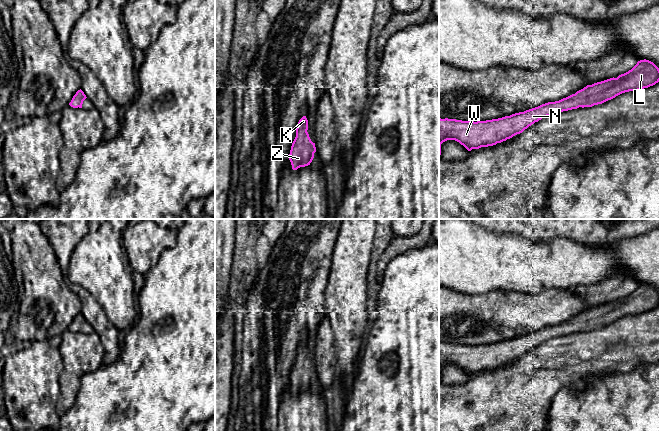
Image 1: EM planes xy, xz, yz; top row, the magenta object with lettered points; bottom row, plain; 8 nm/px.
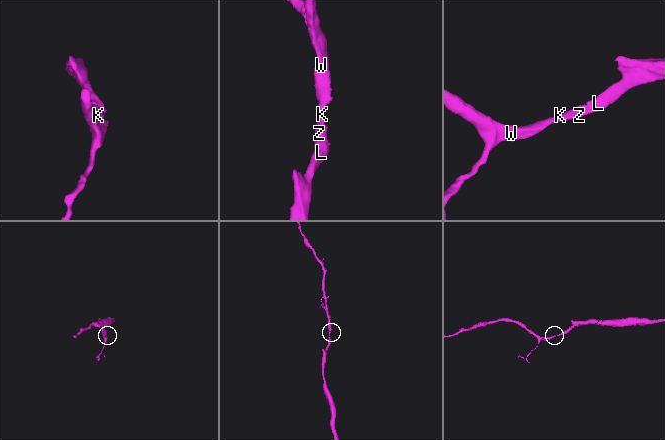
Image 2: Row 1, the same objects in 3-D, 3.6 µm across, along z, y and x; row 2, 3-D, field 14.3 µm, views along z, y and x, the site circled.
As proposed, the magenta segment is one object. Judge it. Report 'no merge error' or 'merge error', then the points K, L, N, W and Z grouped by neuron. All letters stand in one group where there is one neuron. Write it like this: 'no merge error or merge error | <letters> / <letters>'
no merge error | K L N W Z

